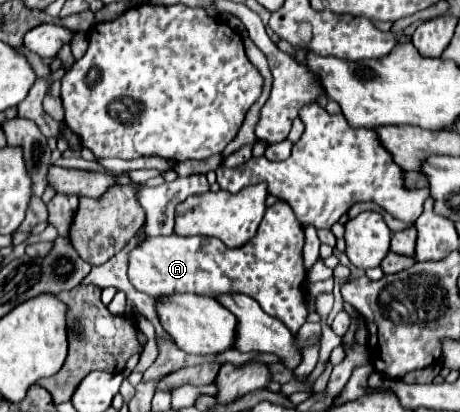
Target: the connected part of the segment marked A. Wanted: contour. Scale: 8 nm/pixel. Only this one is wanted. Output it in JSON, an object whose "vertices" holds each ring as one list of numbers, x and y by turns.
{"vertices":[[277,201,273,207,267,209,257,235,239,249,229,249,215,237,179,237,175,233,169,237,151,237,131,249,127,257,127,275,137,291,143,291,151,297,171,293,197,293,207,297,215,297,219,293,245,293,253,297,267,315,281,319,293,335,297,335,299,327,309,315,307,293,303,289,307,279,307,271,303,265,303,227,295,219,291,207,283,201]]}

